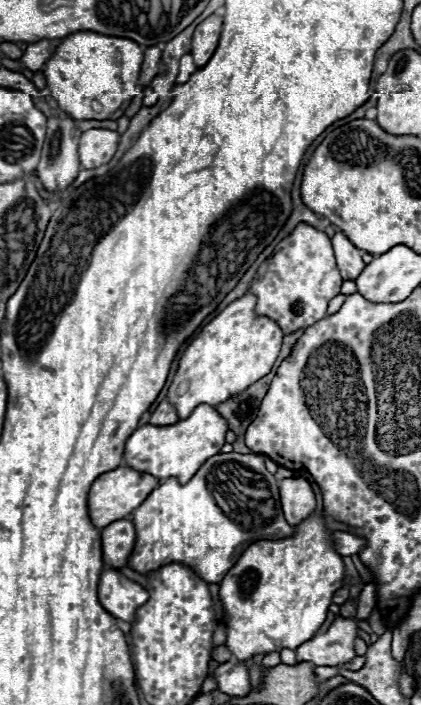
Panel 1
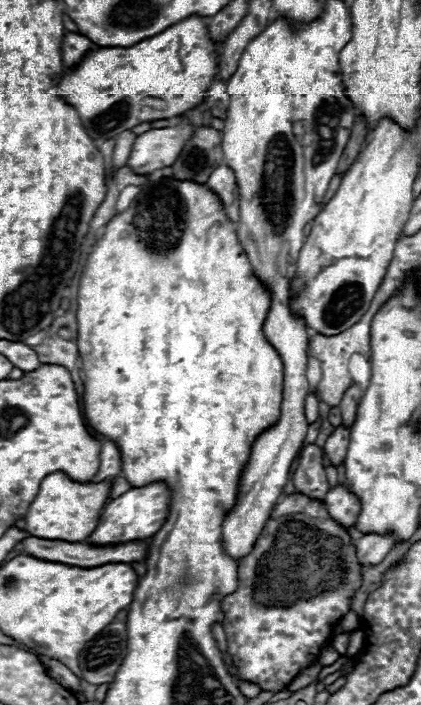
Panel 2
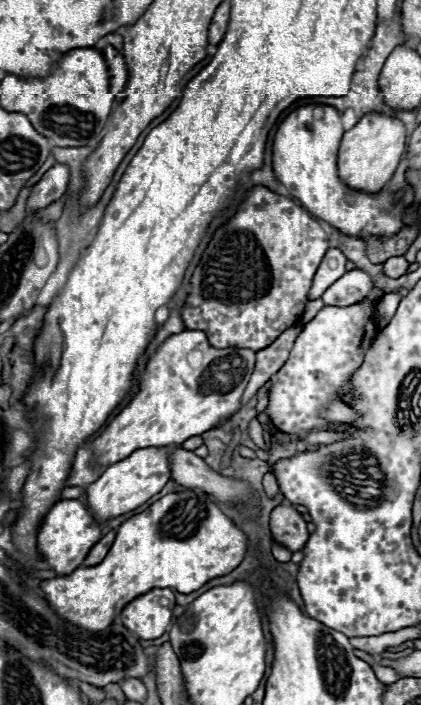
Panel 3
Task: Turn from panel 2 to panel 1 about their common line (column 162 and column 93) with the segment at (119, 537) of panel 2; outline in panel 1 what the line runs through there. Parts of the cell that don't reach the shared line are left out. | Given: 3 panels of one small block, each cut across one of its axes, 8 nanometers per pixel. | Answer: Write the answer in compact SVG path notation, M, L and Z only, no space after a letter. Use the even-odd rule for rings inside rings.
M118 466L106 474L102 474L100 478L94 480L90 494L88 494L88 508L90 508L90 518L92 524L96 528L106 528L108 524L126 518L132 510L136 510L136 506L140 506L140 502L144 502L144 498L148 498L148 494L160 484L158 478L138 472L130 466Z

